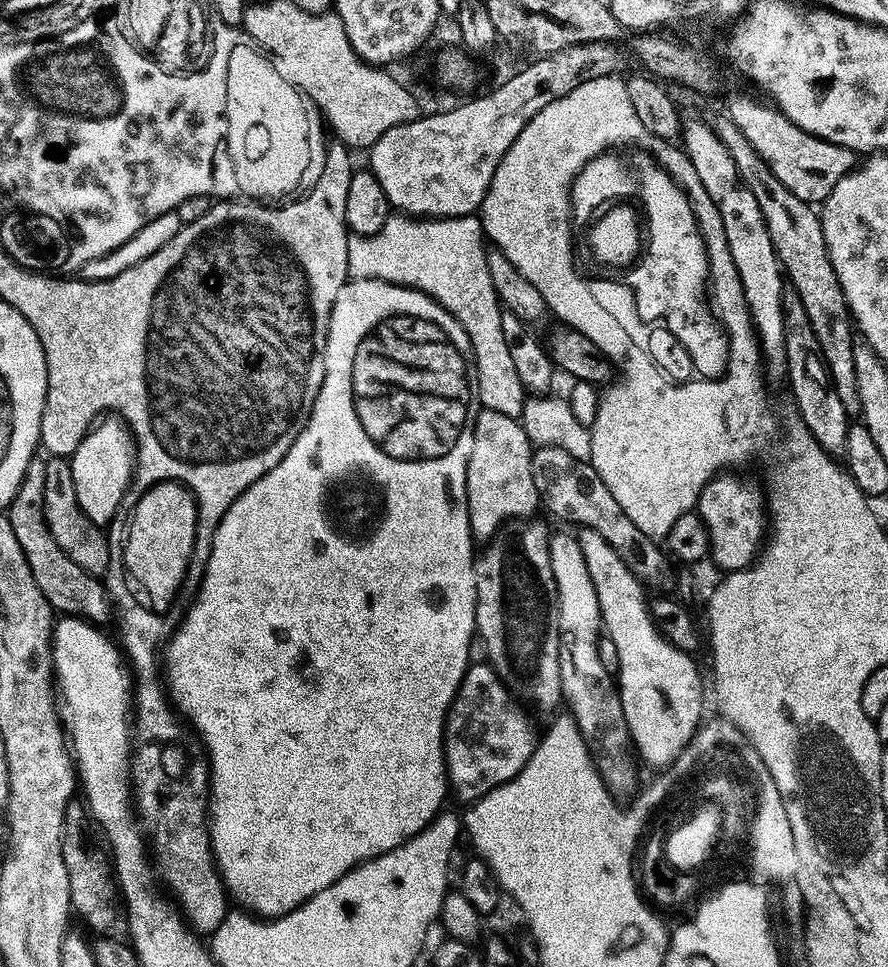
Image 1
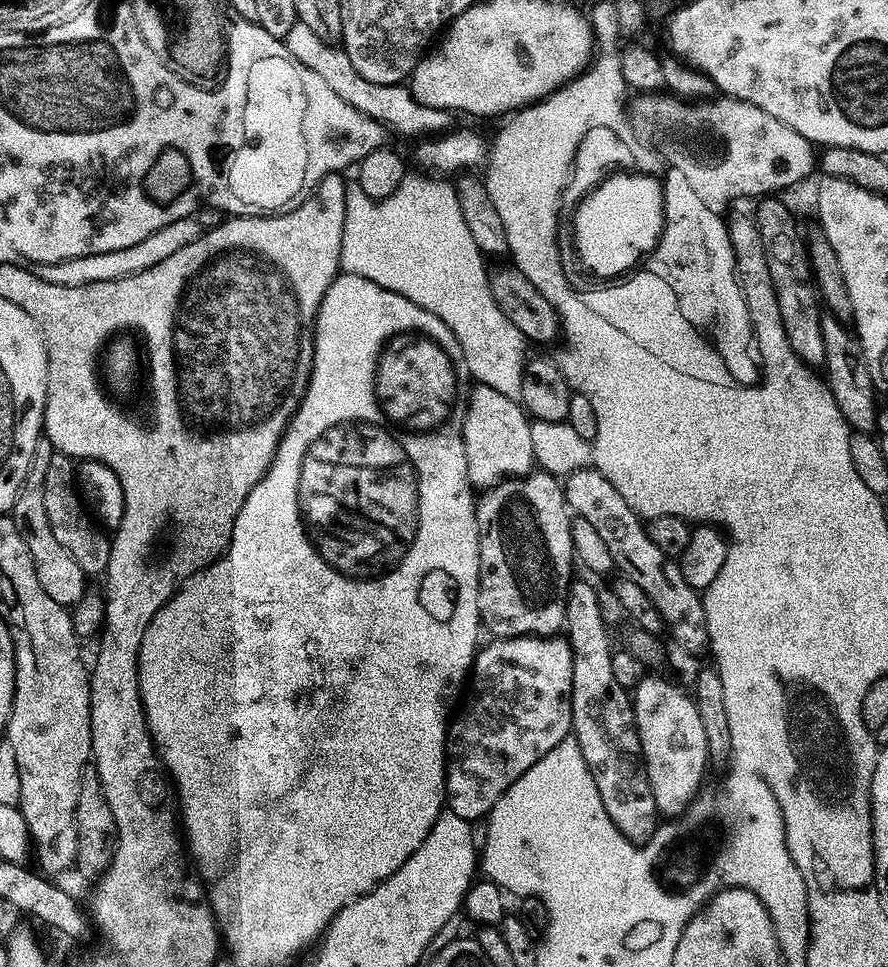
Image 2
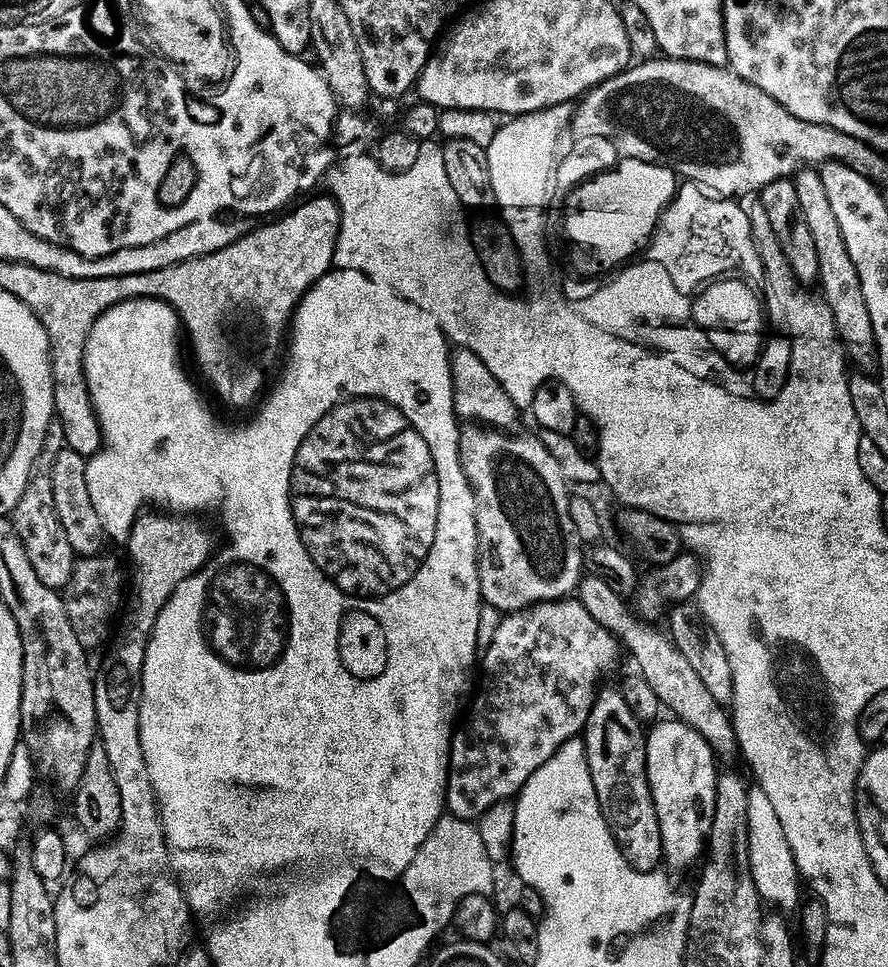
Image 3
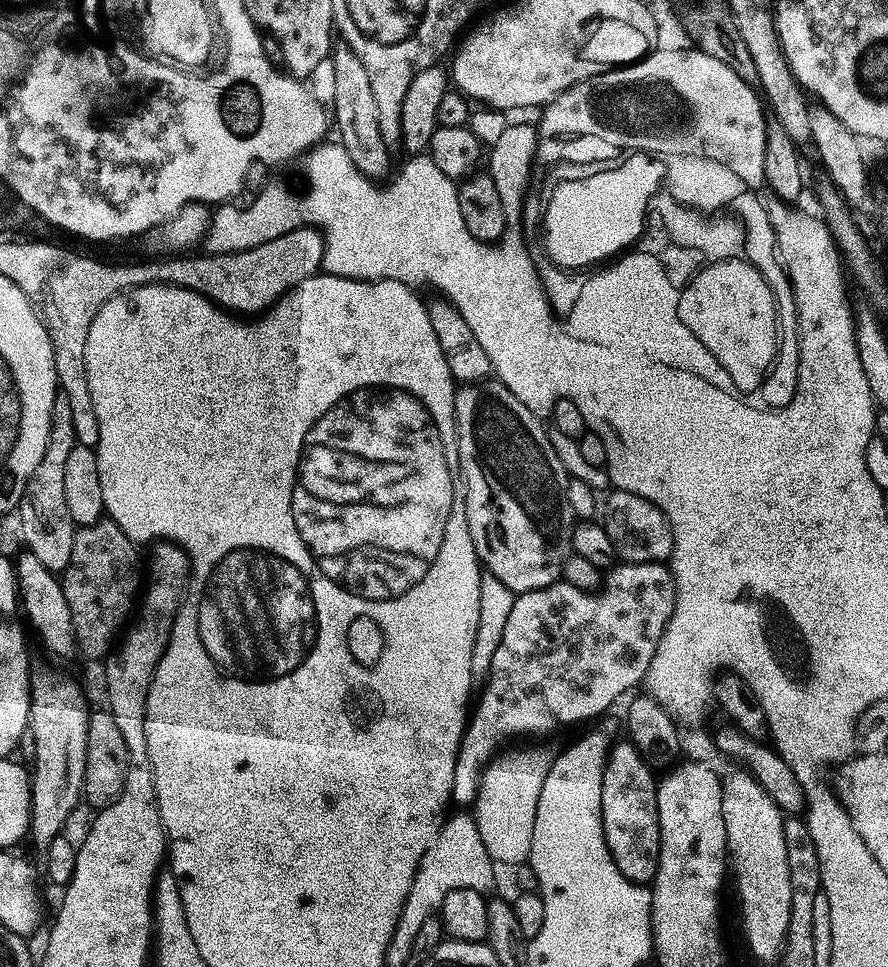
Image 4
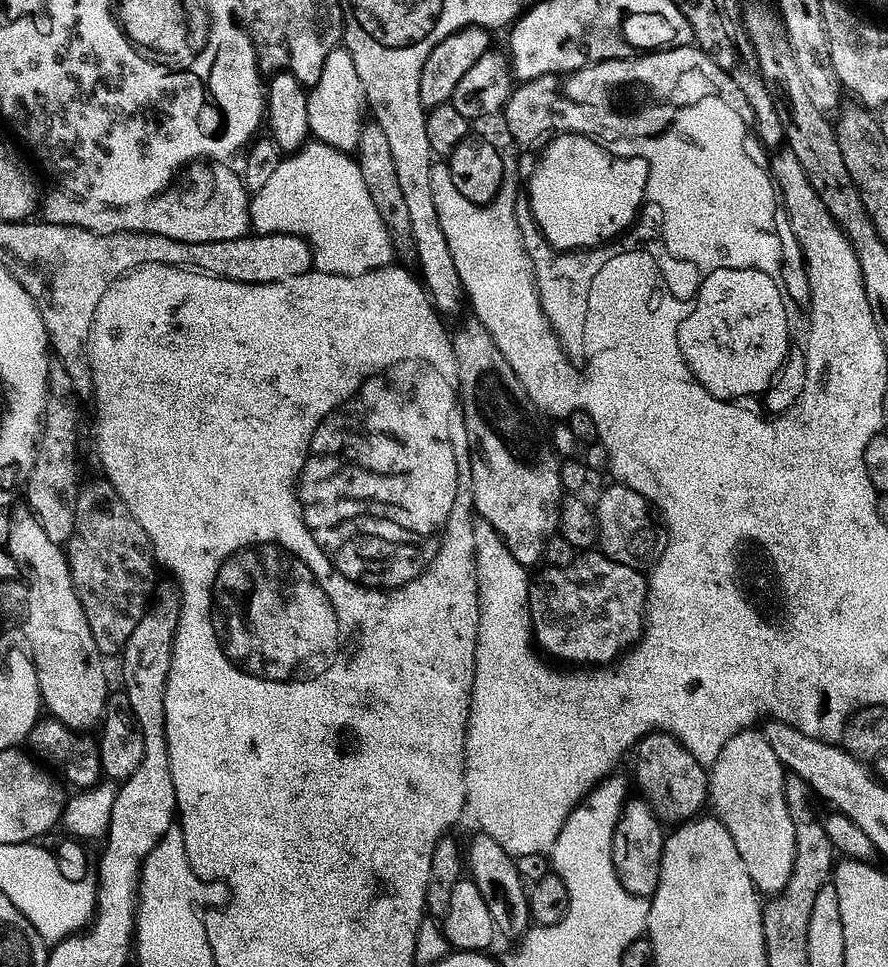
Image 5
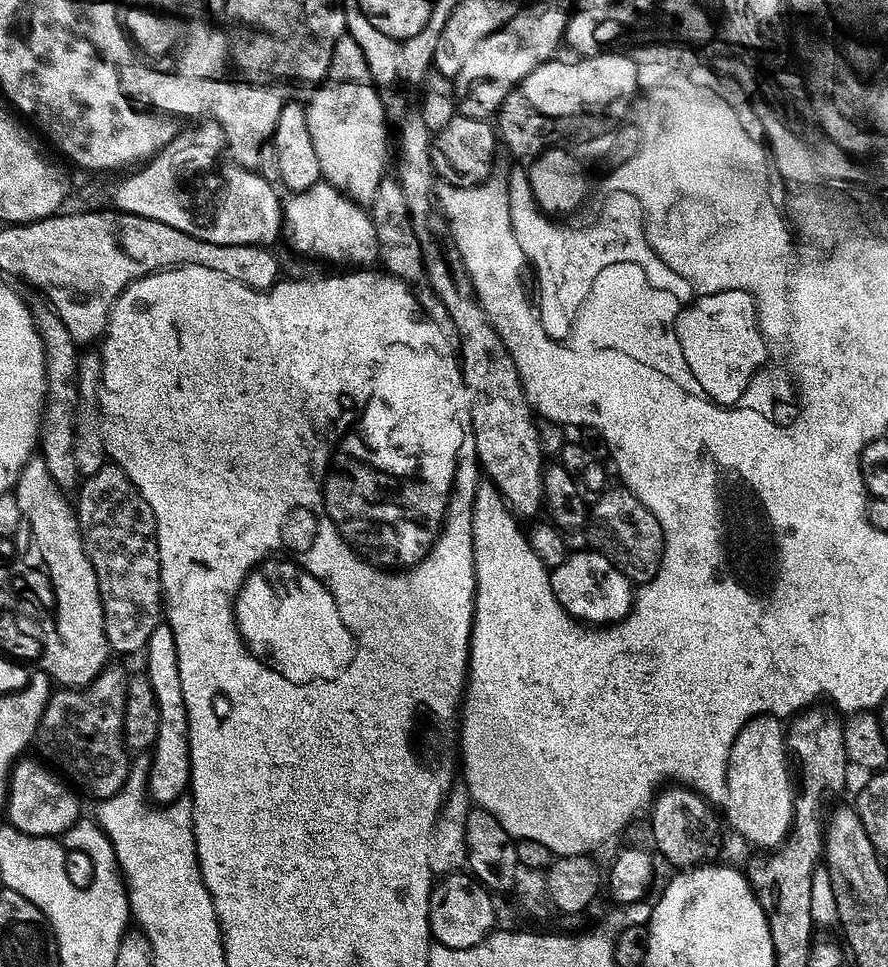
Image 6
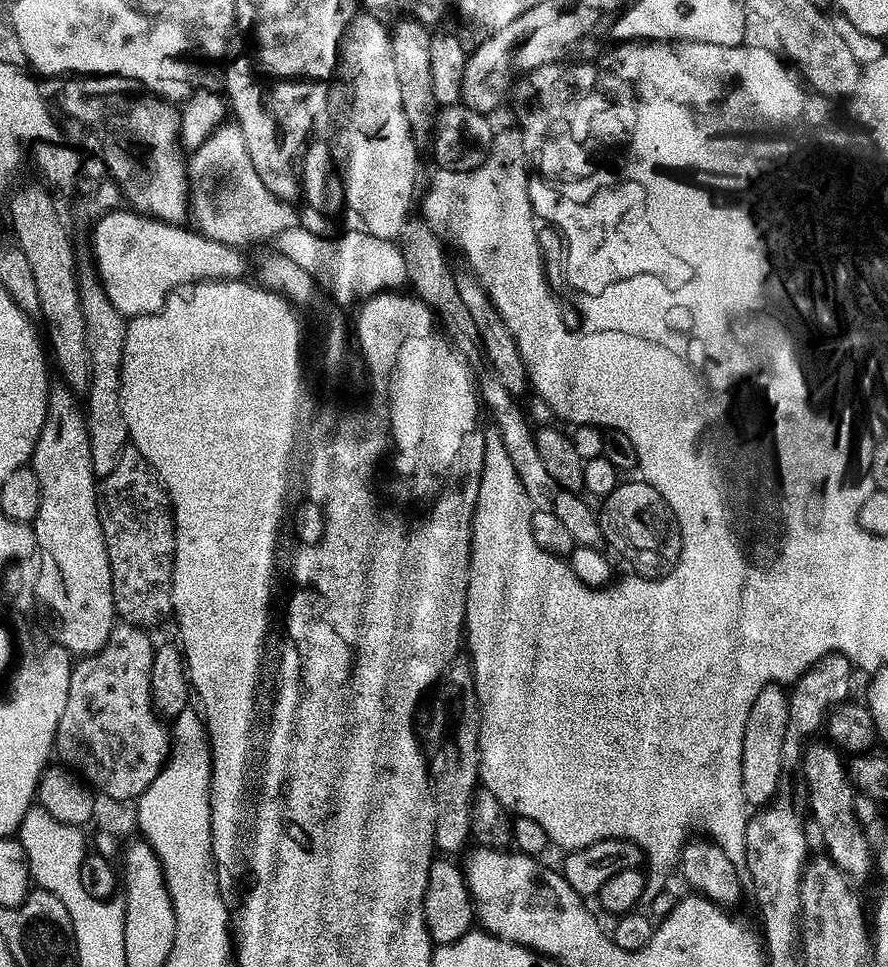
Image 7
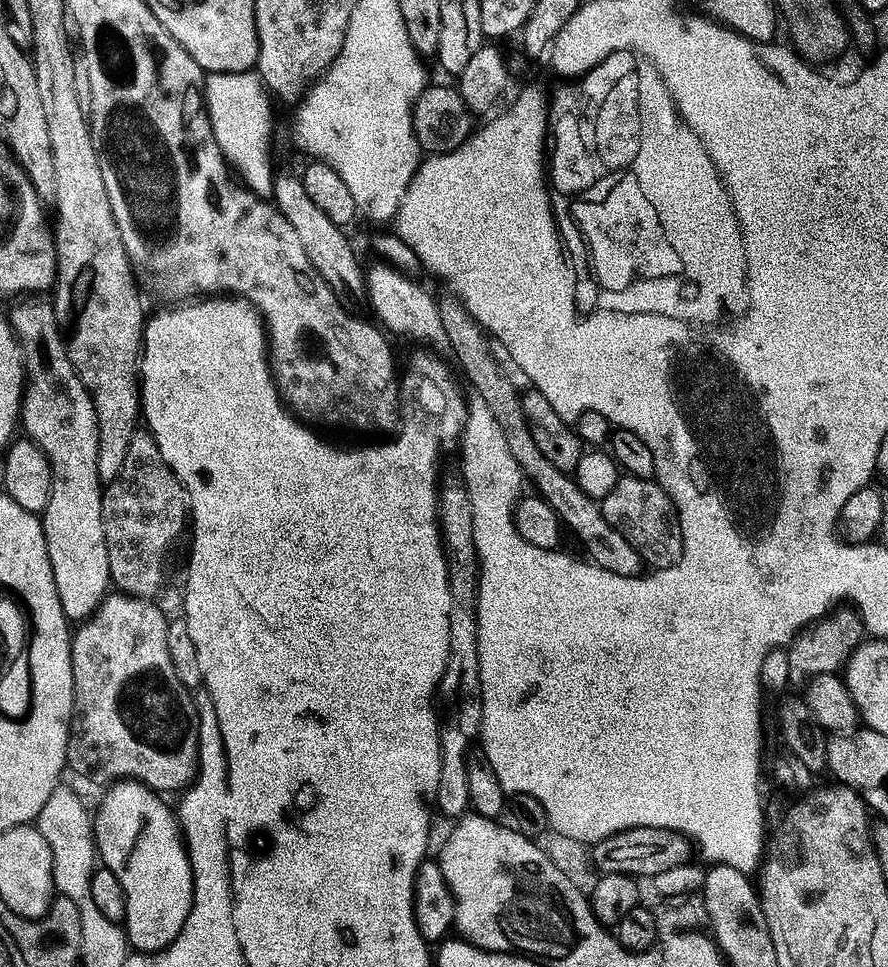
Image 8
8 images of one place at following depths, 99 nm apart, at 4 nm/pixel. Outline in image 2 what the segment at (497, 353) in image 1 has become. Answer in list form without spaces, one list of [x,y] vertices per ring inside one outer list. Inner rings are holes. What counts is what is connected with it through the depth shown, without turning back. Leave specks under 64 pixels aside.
[[[428,174],[409,175],[405,179],[403,186],[393,196],[381,200],[379,202],[370,199],[364,191],[358,186],[352,186],[348,189],[348,197],[346,198],[346,226],[344,227],[344,237],[342,238],[342,258],[340,259],[340,267],[349,276],[361,276],[370,282],[374,282],[378,286],[382,286],[386,290],[398,293],[402,298],[406,298],[410,302],[414,302],[418,306],[422,306],[422,310],[426,310],[430,314],[434,314],[434,318],[442,318],[442,322],[446,322],[446,326],[450,326],[450,330],[458,338],[458,342],[464,351],[464,357],[468,363],[468,375],[475,378],[480,384],[490,386],[494,390],[498,390],[500,394],[506,394],[506,398],[511,400],[517,399],[518,393],[523,386],[525,376],[526,357],[524,358],[524,346],[526,339],[518,330],[518,326],[514,326],[514,322],[510,322],[510,318],[506,318],[506,314],[502,314],[502,310],[498,306],[498,302],[494,302],[494,294],[488,285],[489,269],[484,268],[486,263],[485,257],[478,250],[478,246],[474,246],[474,238],[470,238],[470,230],[465,226],[462,218],[462,206],[460,205],[460,197],[455,187],[448,185],[444,178],[433,178]]]

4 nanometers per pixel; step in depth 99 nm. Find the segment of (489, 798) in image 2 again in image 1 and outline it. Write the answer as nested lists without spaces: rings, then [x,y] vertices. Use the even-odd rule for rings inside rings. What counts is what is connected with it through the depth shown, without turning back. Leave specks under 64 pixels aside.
[[[473,664],[464,675],[464,686],[456,697],[451,712],[448,713],[446,728],[446,759],[448,761],[448,779],[453,793],[456,792],[467,802],[481,800],[495,788],[517,780],[534,758],[538,747],[538,732],[528,721],[524,712],[511,712],[508,709],[508,692],[505,681],[496,675],[495,668],[485,664]]]

